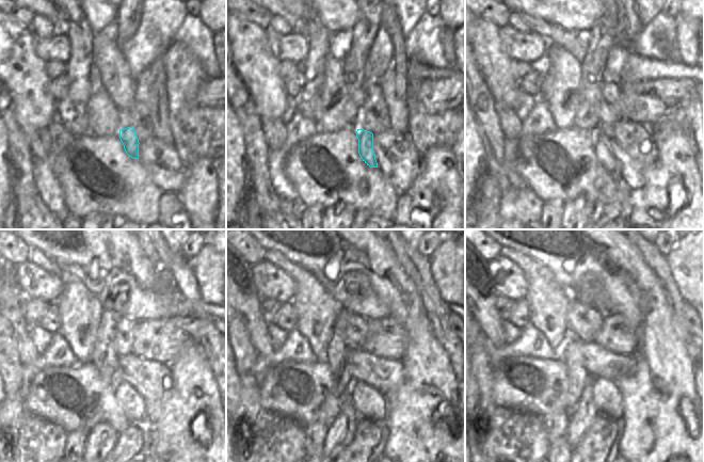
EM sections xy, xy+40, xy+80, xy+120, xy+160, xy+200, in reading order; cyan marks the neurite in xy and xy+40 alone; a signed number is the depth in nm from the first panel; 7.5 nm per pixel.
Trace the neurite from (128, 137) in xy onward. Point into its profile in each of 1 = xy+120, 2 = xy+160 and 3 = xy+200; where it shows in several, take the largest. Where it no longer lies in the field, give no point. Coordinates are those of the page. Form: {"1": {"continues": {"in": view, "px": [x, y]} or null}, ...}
{"1": {"continues": {"in": "xy+120", "px": [133, 407]}}, "2": {"continues": {"in": "xy+160", "px": [369, 403]}}, "3": {"continues": {"in": "xy+200", "px": [606, 395]}}}

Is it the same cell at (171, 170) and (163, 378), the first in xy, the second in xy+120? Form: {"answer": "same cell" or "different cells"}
{"answer": "same cell"}

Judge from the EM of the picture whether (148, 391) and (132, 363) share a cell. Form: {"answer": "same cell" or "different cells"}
{"answer": "same cell"}

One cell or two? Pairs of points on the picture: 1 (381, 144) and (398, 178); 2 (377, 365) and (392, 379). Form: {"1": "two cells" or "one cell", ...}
{"1": "one cell", "2": "one cell"}

